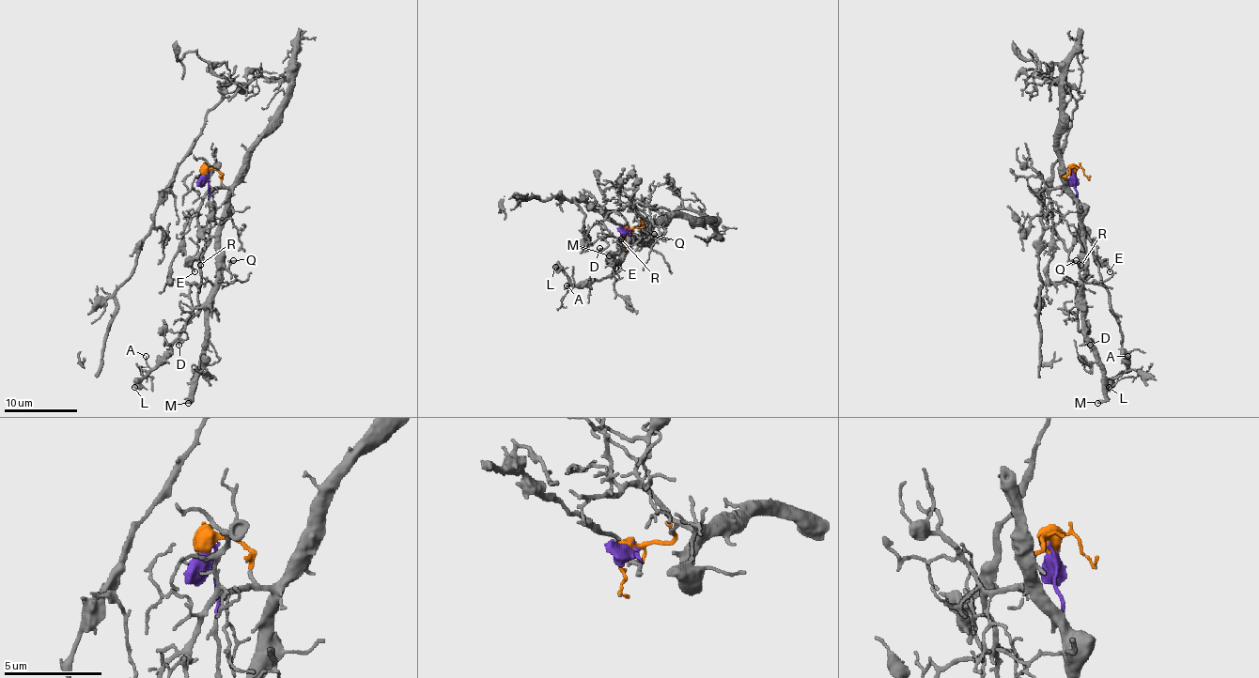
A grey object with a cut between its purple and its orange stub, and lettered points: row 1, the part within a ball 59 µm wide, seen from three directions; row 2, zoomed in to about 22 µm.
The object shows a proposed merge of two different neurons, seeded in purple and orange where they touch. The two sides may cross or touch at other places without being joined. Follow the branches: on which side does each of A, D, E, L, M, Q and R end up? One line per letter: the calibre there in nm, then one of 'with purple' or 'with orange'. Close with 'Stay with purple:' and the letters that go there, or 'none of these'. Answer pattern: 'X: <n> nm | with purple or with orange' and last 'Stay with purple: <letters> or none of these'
A: 90 nm | with purple
D: 180 nm | with orange
E: 150 nm | with purple
L: 400 nm | with purple
M: 360 nm | with orange
Q: 180 nm | with orange
R: 140 nm | with orange
Stay with purple: A, E, L

